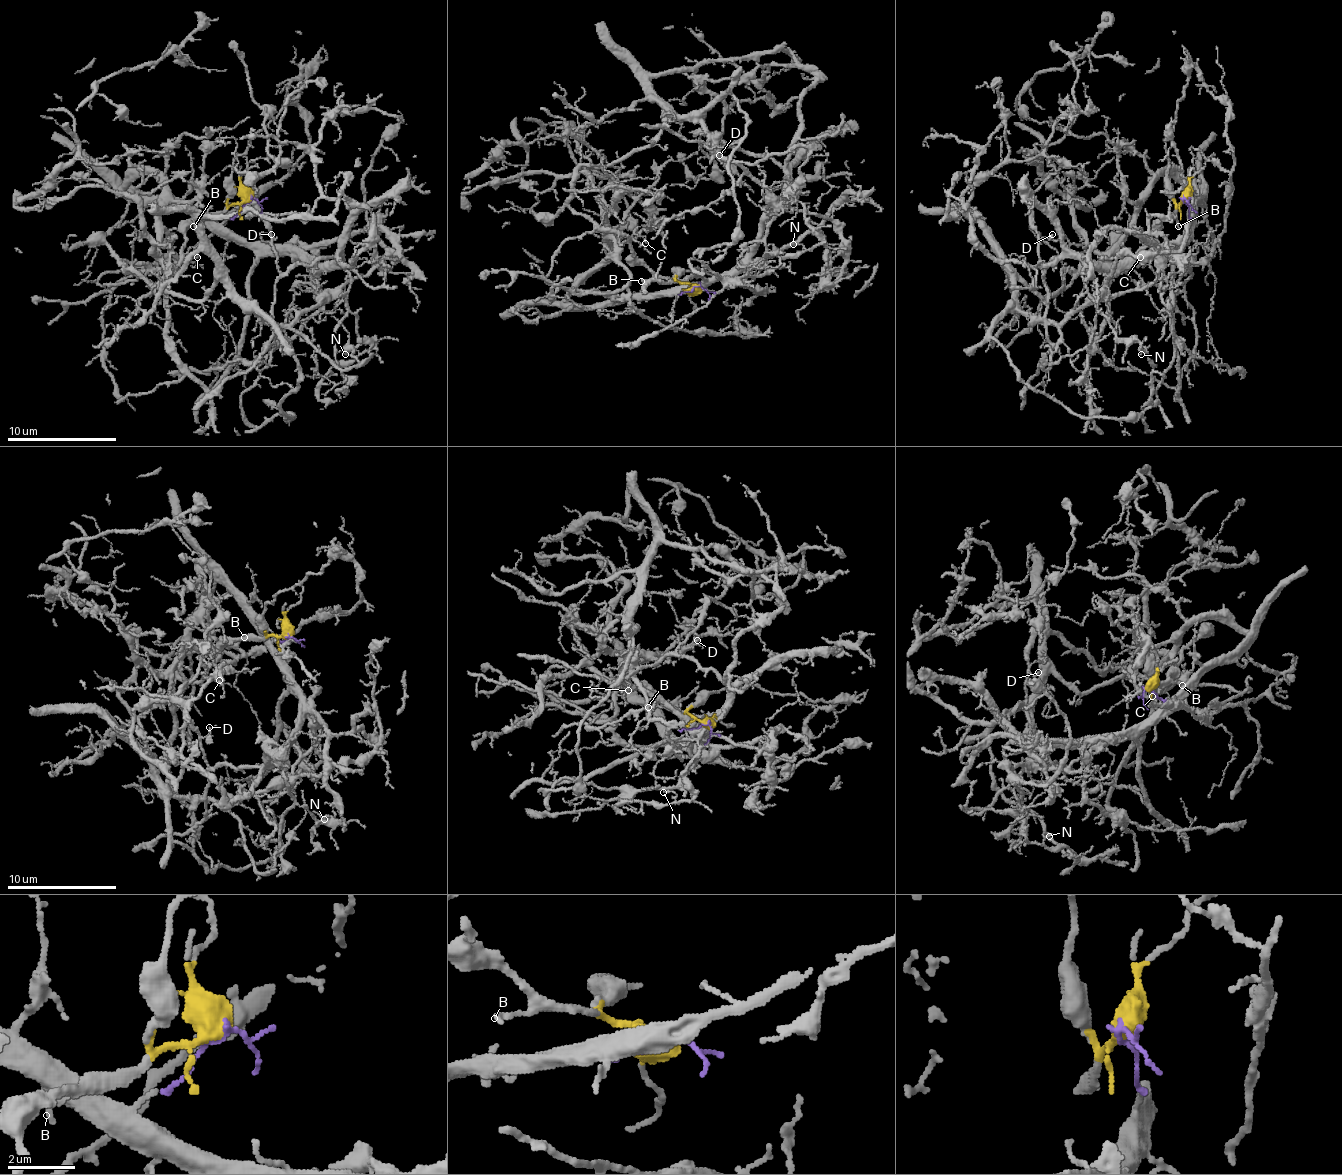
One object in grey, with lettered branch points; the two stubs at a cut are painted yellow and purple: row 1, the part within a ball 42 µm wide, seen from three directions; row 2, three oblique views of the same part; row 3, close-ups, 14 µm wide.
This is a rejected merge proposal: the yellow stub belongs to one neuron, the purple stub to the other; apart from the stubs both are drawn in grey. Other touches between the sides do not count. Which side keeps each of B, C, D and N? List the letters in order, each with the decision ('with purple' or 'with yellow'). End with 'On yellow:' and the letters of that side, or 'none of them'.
B: with yellow
C: with yellow
D: with purple
N: with purple
On yellow: B, C

